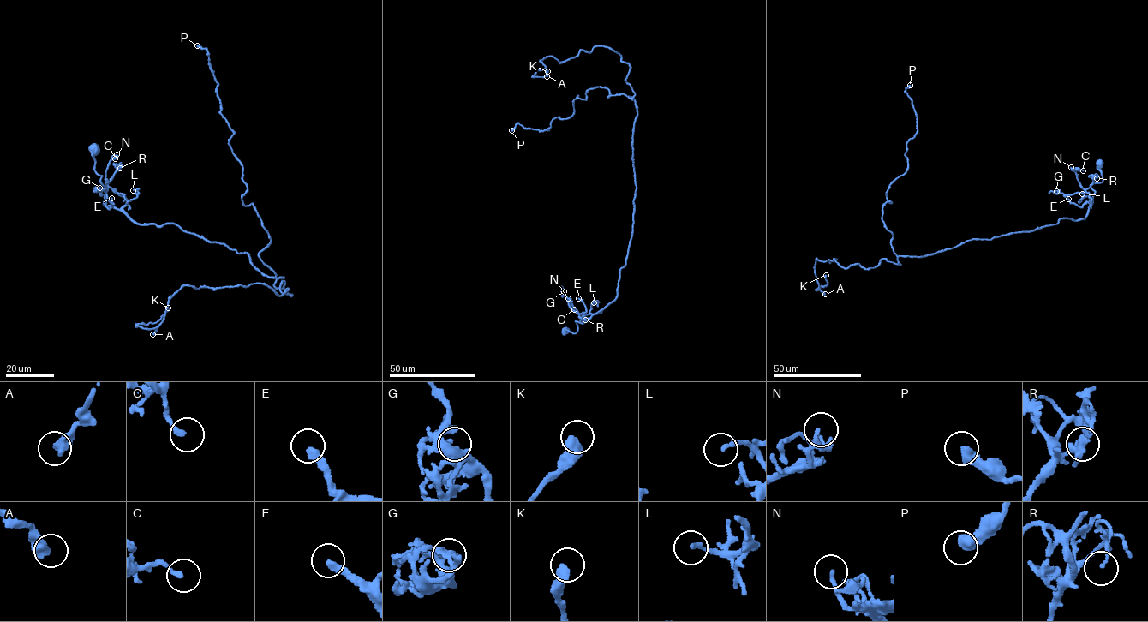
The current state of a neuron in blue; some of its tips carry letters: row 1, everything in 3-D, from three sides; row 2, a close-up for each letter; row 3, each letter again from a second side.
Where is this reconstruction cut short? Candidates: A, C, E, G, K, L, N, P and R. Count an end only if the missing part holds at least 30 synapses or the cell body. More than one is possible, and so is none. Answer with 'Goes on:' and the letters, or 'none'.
Goes on: E

